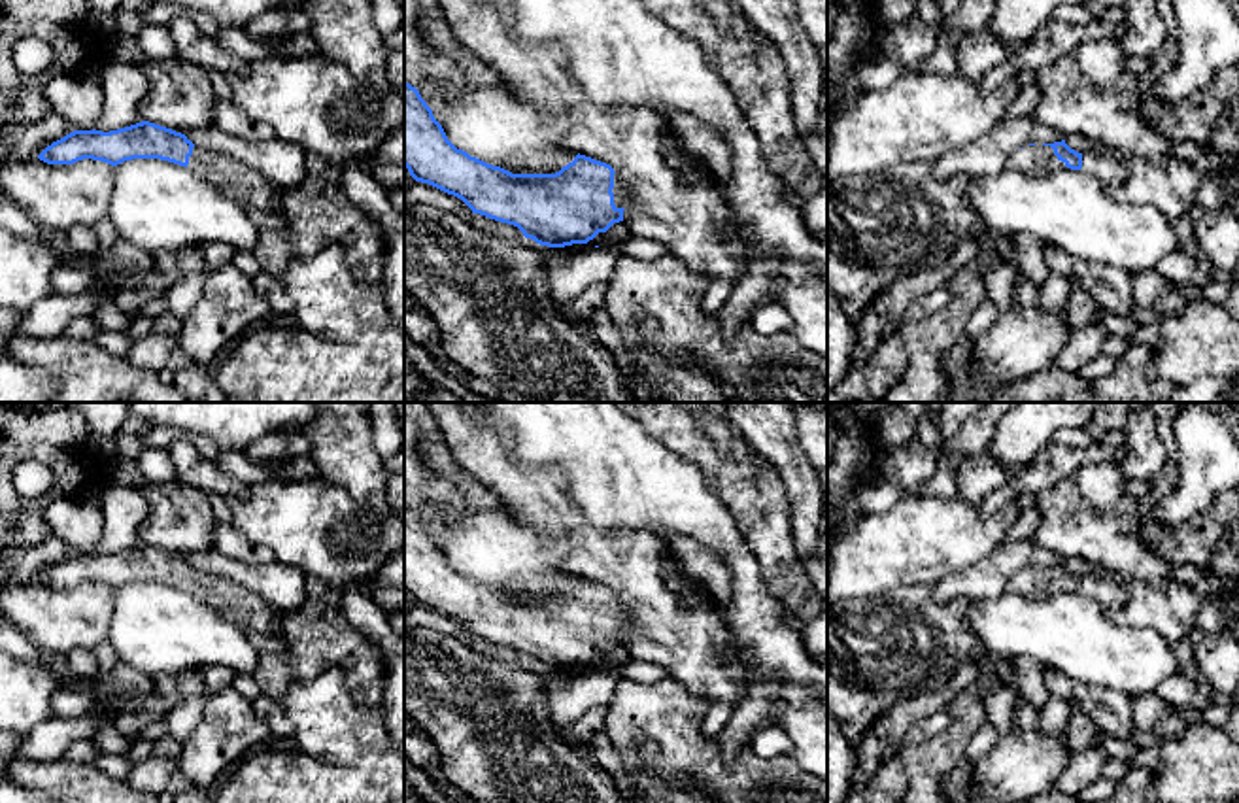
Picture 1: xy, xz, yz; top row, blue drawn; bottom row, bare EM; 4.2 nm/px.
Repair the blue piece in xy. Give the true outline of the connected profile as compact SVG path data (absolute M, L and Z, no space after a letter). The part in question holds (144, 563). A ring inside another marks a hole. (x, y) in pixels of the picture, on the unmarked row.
M142 544L125 552L74 554L47 569L40 578L47 588L74 588L83 582L117 589L132 582L161 582L185 589L210 605L223 620L244 631L280 637L281 612L263 597L229 578L206 574L185 557Z

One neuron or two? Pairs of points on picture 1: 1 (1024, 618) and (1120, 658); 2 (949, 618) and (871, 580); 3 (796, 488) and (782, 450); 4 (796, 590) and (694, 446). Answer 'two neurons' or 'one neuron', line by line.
1: one neuron
2: two neurons
3: one neuron
4: one neuron

